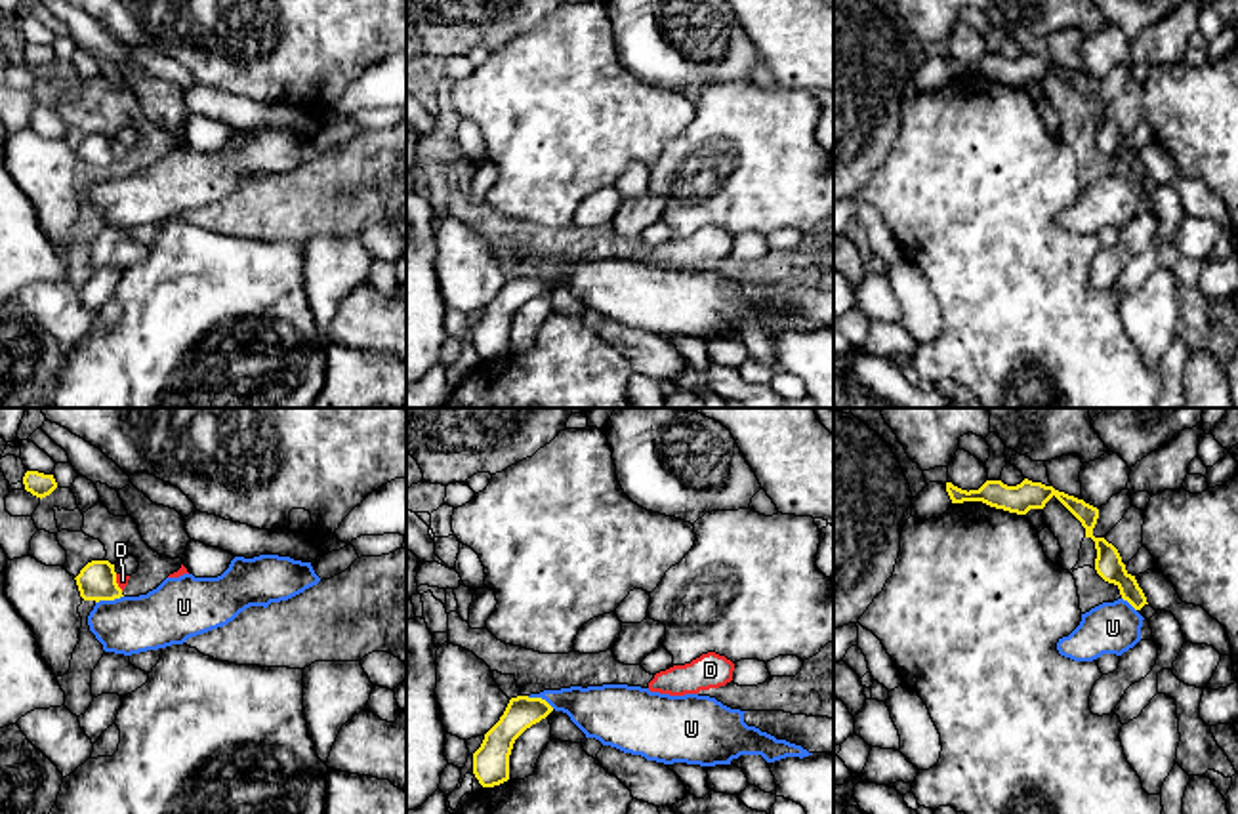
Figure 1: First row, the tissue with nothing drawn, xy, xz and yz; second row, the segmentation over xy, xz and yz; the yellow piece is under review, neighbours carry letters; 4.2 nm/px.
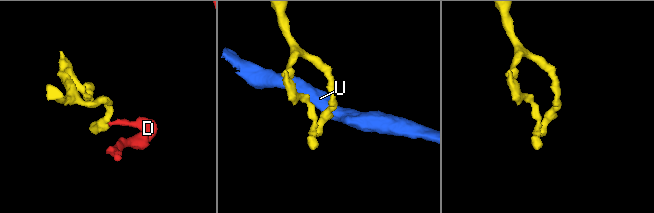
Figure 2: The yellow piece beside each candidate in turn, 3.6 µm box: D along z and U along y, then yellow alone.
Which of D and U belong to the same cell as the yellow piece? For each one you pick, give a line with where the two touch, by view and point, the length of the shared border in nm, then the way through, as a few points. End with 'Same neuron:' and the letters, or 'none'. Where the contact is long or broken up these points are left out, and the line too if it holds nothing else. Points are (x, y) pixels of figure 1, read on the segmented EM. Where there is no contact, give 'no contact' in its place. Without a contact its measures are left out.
Same neuron: none

